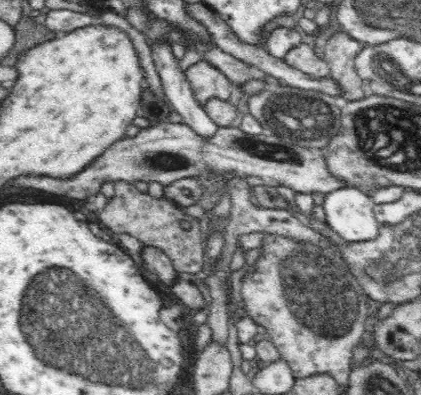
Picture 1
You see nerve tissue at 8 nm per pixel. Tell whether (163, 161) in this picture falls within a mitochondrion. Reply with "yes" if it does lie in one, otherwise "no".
yes

